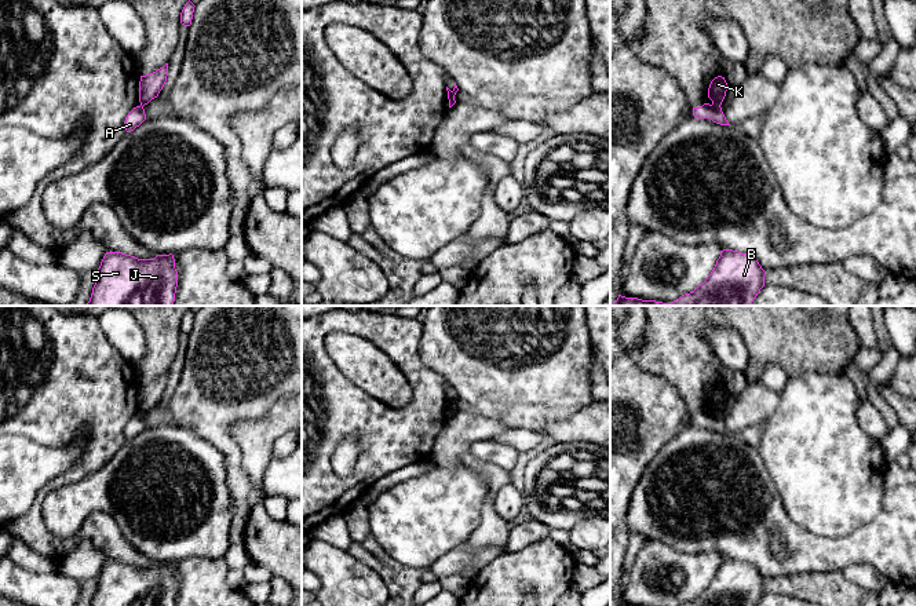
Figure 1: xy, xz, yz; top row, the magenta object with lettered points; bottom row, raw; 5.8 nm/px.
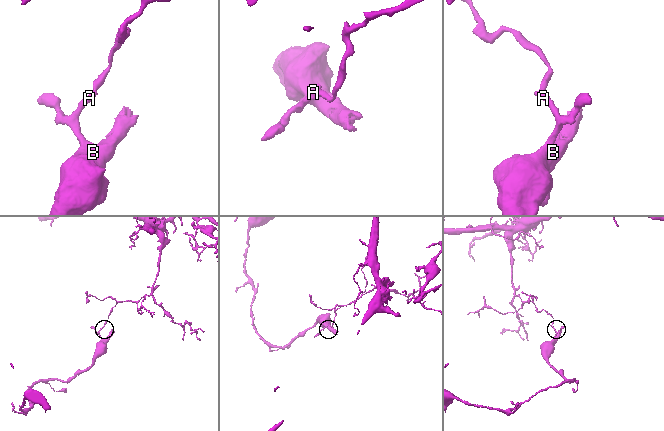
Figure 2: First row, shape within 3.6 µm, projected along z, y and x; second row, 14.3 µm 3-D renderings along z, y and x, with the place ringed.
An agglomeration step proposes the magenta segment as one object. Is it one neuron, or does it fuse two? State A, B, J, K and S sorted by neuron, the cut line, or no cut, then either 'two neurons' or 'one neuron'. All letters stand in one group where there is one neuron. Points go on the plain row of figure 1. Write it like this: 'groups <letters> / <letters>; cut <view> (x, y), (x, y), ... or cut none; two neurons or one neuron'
groups A B J S / K; cut yz (712, 412), (719, 415); two neurons

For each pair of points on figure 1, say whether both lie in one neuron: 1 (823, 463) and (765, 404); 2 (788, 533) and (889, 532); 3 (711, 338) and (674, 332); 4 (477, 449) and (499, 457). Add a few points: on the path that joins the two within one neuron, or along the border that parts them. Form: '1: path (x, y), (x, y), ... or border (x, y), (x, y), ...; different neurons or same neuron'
1: border (781, 394), (777, 408), (765, 420); different neurons
2: path (813, 548), (854, 548), (864, 546); same neuron
3: border (711, 327), (705, 332), (705, 342), (722, 364); different neurons
4: path (482, 449), (493, 455); same neuron

